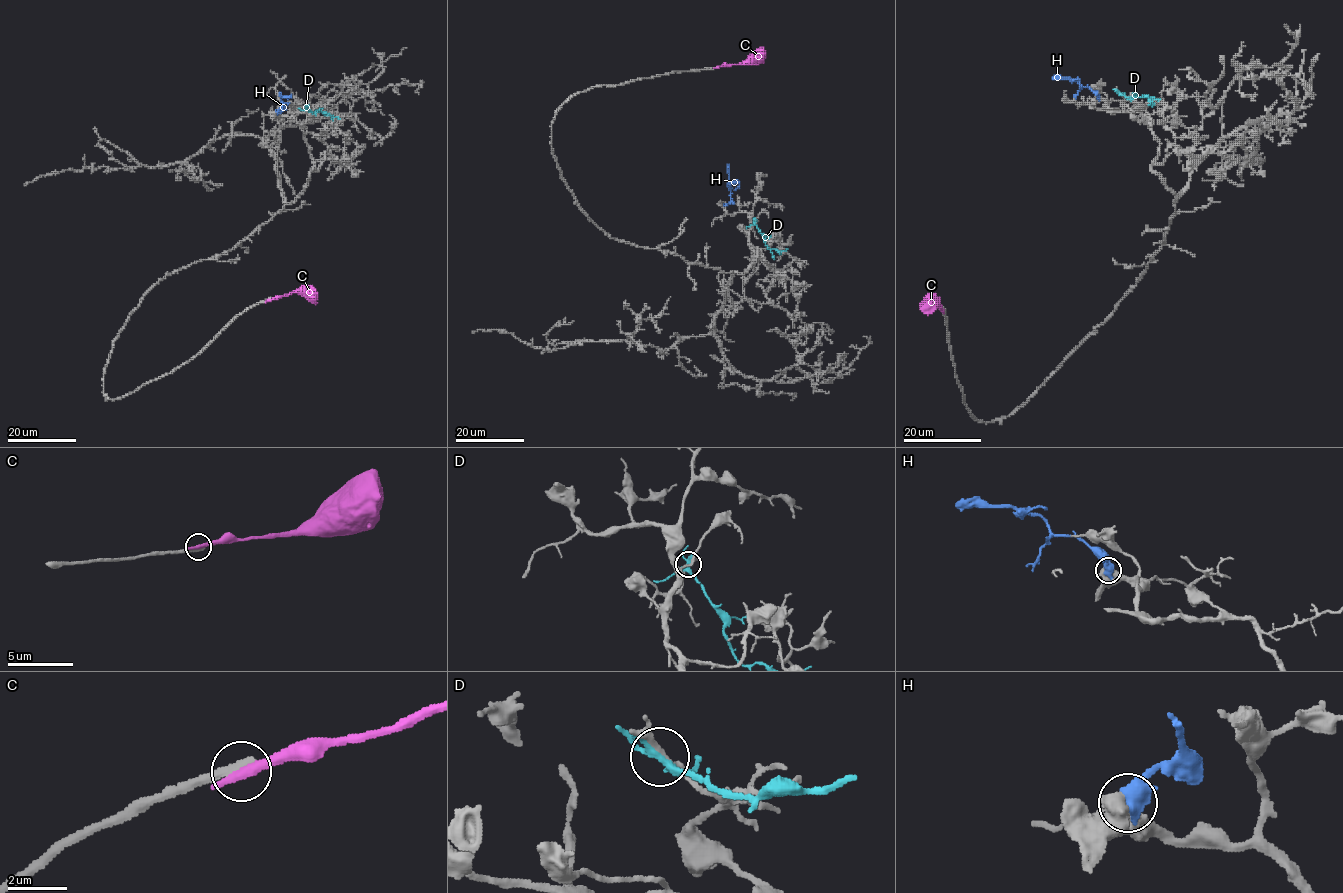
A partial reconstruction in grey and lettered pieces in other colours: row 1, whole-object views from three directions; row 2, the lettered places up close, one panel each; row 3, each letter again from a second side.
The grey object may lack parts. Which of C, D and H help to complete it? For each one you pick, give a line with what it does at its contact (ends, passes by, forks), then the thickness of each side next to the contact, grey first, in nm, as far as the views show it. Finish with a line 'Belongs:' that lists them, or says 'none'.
H: It ends there. Thickness 600 nm (grey) against 700 nm
Belongs: H

